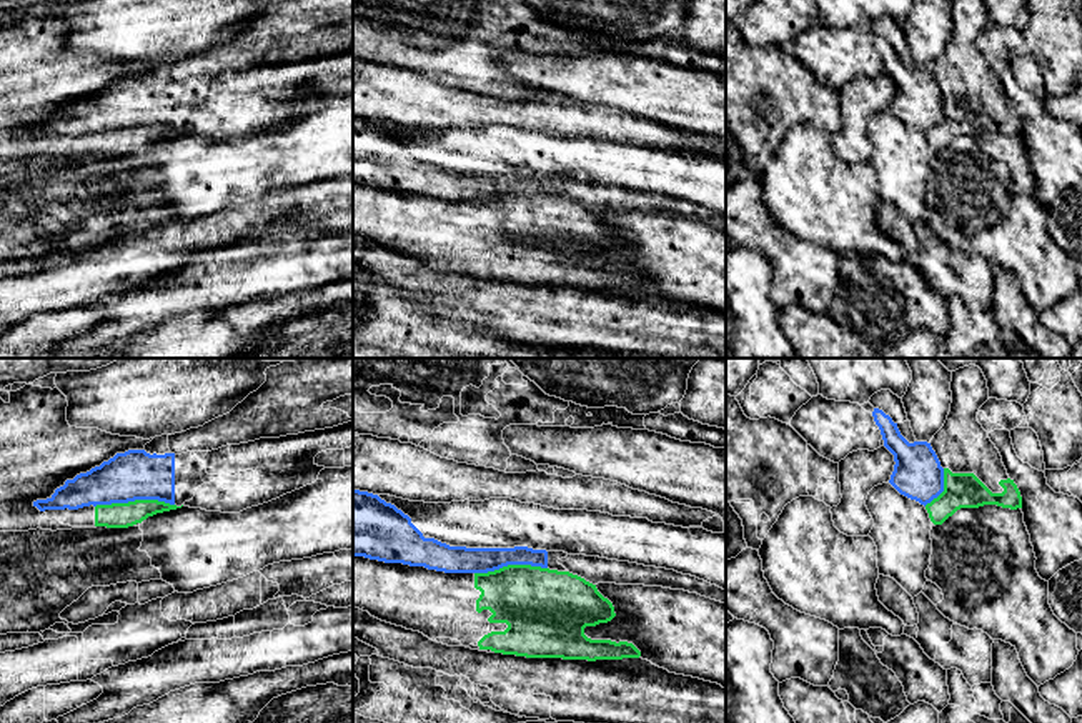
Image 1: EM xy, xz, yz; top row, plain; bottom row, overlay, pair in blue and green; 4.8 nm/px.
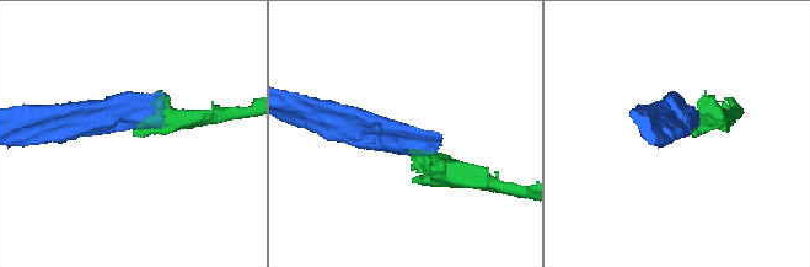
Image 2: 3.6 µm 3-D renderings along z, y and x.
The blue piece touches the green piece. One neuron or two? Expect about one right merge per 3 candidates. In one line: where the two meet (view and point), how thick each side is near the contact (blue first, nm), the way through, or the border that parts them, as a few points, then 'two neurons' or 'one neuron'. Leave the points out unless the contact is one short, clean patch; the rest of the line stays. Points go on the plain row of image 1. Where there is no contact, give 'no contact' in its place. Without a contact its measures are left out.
contact xy (134, 127); calibres 240 and 130 nm; border xy (173, 130), (129, 127), (99, 130), (95, 134); two neurons

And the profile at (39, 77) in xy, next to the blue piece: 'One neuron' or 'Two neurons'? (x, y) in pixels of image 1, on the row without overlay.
Two neurons

